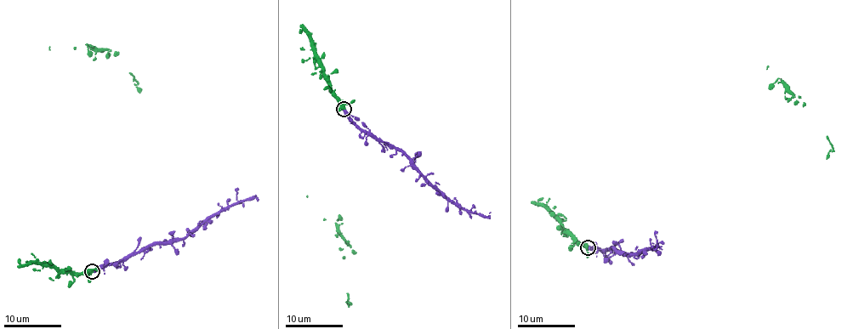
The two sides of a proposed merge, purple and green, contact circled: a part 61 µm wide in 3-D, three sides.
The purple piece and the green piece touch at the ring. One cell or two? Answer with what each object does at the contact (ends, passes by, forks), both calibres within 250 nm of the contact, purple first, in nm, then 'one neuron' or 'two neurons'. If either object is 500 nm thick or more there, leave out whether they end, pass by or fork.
purple ends; green forks; calibres 440 and 320 nm; one neuron

